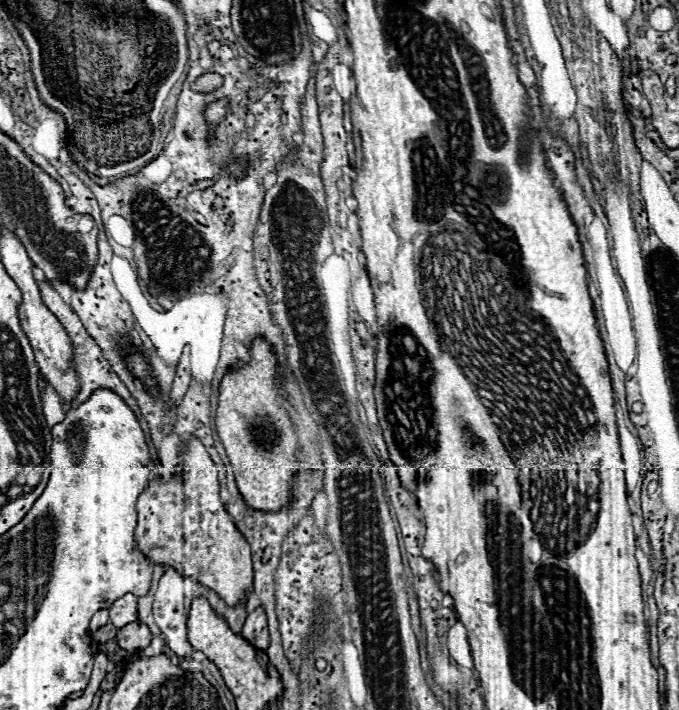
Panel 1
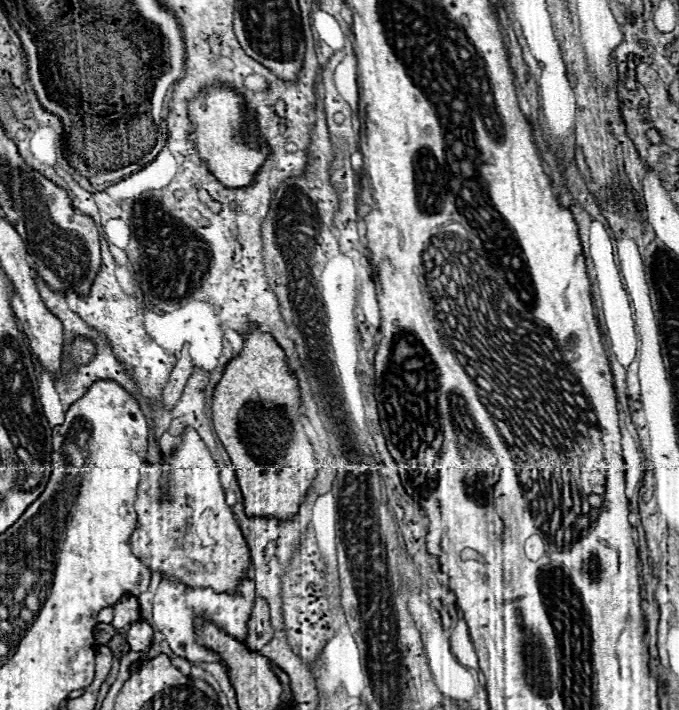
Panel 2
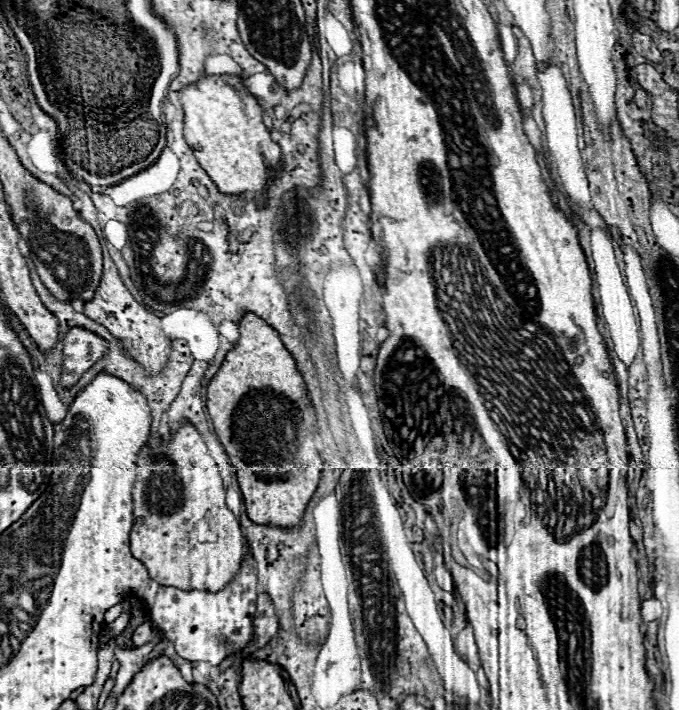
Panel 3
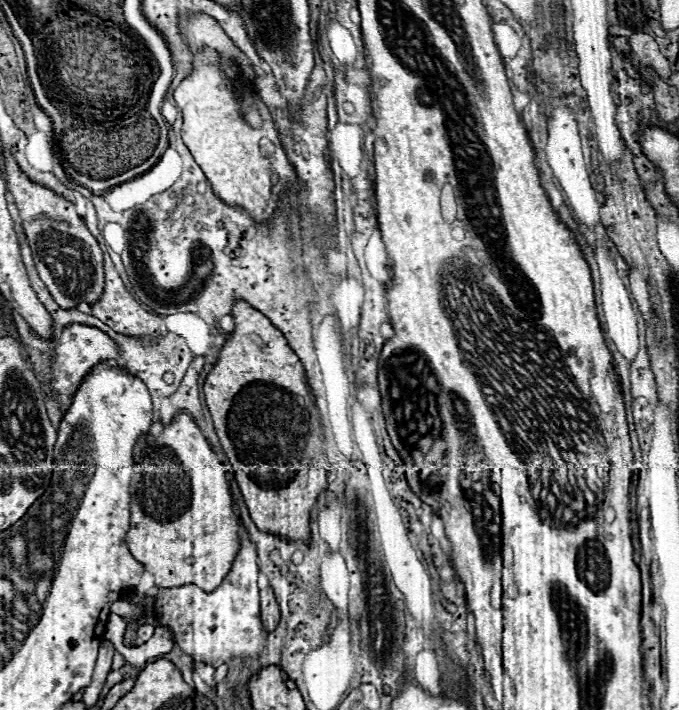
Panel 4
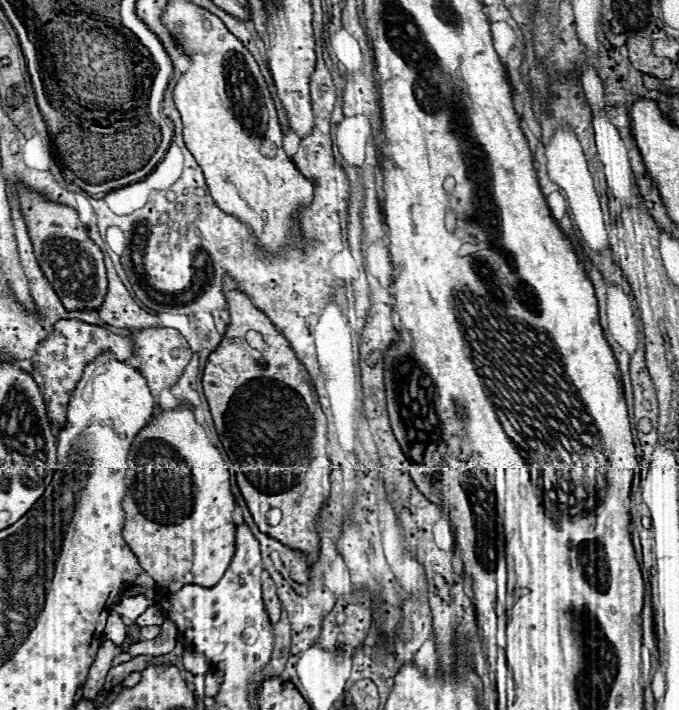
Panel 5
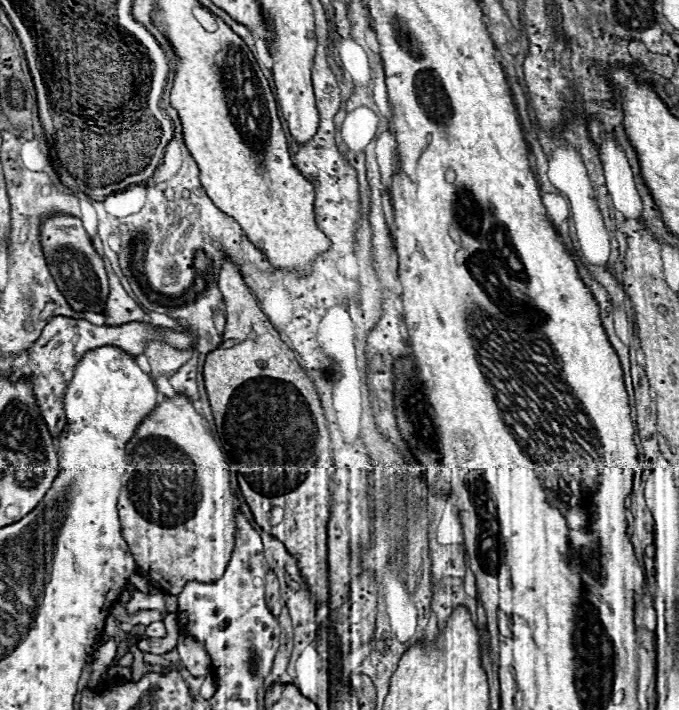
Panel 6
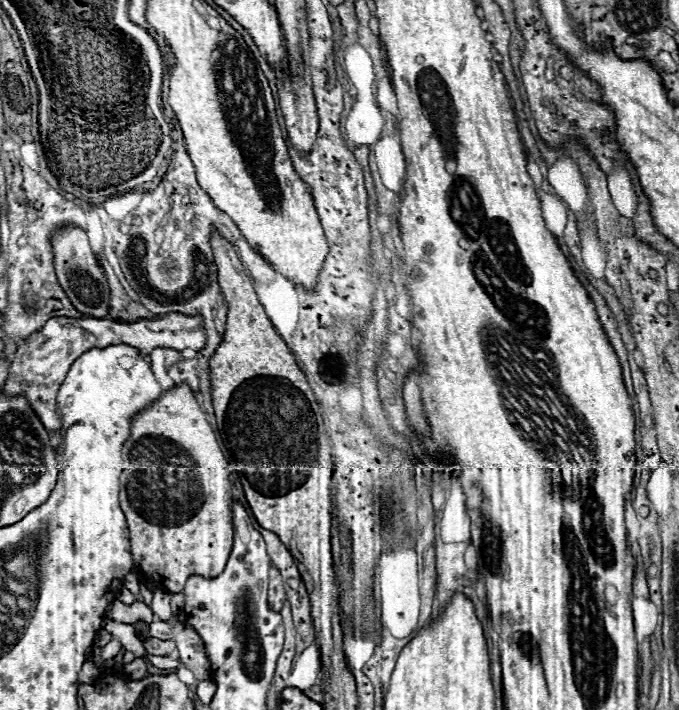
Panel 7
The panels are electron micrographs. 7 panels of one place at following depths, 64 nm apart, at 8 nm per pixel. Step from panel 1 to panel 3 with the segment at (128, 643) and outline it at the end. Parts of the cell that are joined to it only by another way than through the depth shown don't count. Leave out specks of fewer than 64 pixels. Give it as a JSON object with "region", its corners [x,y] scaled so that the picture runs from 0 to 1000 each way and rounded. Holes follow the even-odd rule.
{"region":[[[212,876],[212,879],[206,879],[206,882],[197,885],[197,890],[194,890],[194,907],[200,913],[218,907],[221,901],[224,901],[224,879],[221,876]]]}

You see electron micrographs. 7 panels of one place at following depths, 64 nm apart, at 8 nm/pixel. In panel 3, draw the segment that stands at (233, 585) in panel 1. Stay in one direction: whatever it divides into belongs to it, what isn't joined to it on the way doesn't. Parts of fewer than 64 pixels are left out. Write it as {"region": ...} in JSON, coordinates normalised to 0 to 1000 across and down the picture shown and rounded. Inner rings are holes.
{"region":[[[268,597],[247,623],[236,623],[233,631],[212,628],[203,639],[203,676],[197,682],[197,744],[191,752],[191,769],[197,786],[203,786],[221,806],[221,814],[239,825],[256,825],[265,831],[309,831],[321,834],[333,828],[353,803],[365,772],[353,749],[351,730],[336,718],[330,701],[333,690],[309,637],[283,597]]]}

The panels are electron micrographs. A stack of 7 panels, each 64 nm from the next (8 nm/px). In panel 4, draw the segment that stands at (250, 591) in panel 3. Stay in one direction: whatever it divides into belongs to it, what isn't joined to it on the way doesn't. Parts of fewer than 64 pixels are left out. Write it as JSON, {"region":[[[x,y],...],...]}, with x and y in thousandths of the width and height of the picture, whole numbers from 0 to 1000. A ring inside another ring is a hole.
{"region":[[[356,744],[356,749],[353,749],[353,777],[351,777],[351,783],[348,783],[348,792],[345,792],[342,803],[336,806],[336,811],[330,814],[330,820],[327,820],[315,834],[300,834],[300,831],[289,828],[289,825],[283,825],[283,823],[280,823],[280,825],[268,825],[268,828],[242,828],[242,831],[236,831],[236,837],[233,837],[230,848],[227,848],[227,862],[230,862],[230,873],[233,873],[233,879],[236,879],[236,882],[244,882],[244,885],[253,887],[256,907],[265,913],[265,918],[274,921],[274,924],[280,924],[280,927],[286,927],[286,930],[306,932],[306,935],[311,935],[317,941],[321,941],[324,935],[330,935],[330,932],[336,932],[336,935],[339,935],[339,944],[336,944],[339,961],[345,961],[345,958],[351,955],[351,946],[353,946],[356,935],[365,932],[365,930],[371,930],[371,927],[377,927],[377,924],[383,924],[386,915],[389,915],[389,910],[392,910],[392,893],[389,893],[389,887],[386,887],[386,876],[383,876],[383,842],[380,842],[380,825],[377,825],[377,817],[380,817],[380,794],[377,794],[377,786],[380,786],[380,783],[377,783],[374,763],[365,761],[365,752],[362,752],[359,744]]]}

